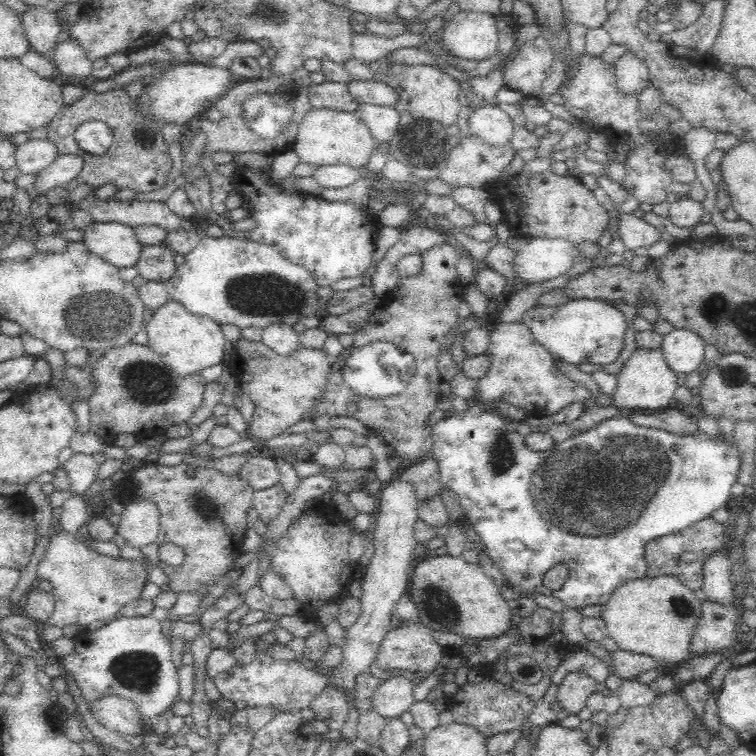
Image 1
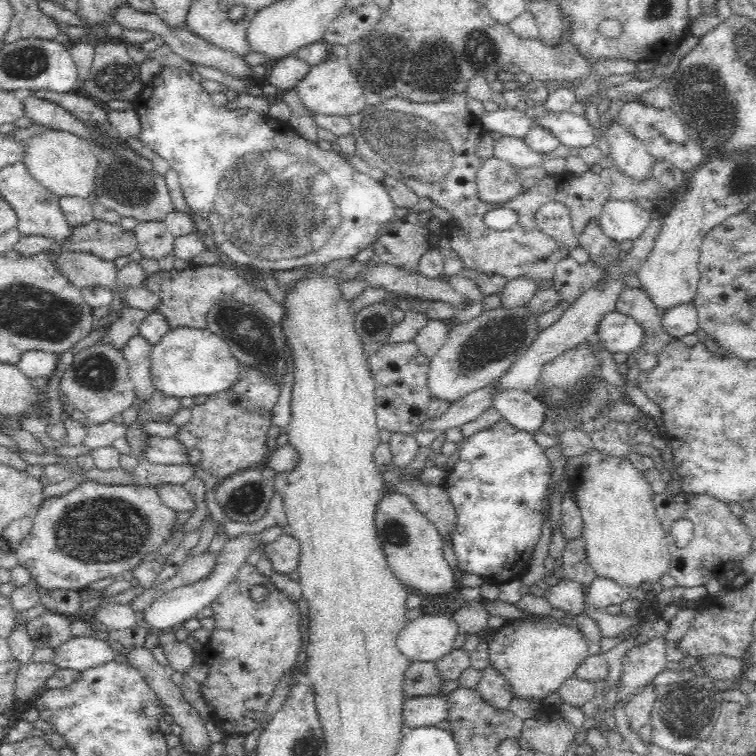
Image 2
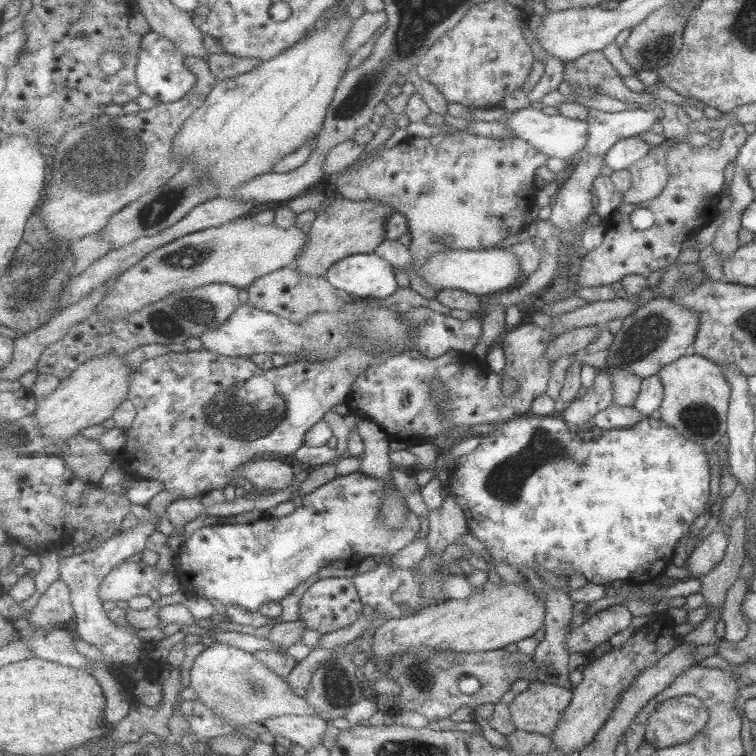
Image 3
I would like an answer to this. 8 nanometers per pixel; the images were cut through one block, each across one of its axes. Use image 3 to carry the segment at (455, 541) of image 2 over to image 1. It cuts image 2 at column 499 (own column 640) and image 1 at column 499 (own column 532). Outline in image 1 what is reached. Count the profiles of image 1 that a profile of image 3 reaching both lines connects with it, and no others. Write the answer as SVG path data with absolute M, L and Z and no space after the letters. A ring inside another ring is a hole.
M473 398L469 400L469 403L470 408L465 412L450 412L446 417L437 420L431 428L434 442L430 454L436 459L436 463L440 467L440 482L446 488L456 492L467 520L474 526L476 534L484 542L484 550L487 556L512 587L524 592L530 591L546 596L551 595L560 599L566 607L572 609L581 610L588 605L607 604L613 594L612 592L618 586L622 586L628 580L644 577L647 571L647 564L643 558L644 544L660 536L666 536L683 528L688 528L691 524L710 517L714 510L727 506L727 503L733 498L730 489L733 484L737 483L736 479L740 475L740 470L742 470L740 451L738 451L733 434L729 434L731 440L727 439L720 431L716 435L707 434L700 429L694 430L692 434L687 434L687 432L686 434L676 434L661 428L636 426L630 419L619 415L603 420L589 431L574 433L563 442L555 442L549 450L536 452L528 448L524 437L514 428L513 420L492 412L492 410L484 409L483 406L474 402ZM560 562L568 564L567 580L559 590L549 590L542 583L544 574Z

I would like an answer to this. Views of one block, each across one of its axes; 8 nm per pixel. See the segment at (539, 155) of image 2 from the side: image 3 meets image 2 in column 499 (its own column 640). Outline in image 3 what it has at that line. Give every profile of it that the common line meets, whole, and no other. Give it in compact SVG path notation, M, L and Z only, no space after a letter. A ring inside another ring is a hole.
M625 137L615 142L605 152L603 160L605 160L605 165L613 171L628 169L631 164L647 154L649 147L651 144L638 137Z

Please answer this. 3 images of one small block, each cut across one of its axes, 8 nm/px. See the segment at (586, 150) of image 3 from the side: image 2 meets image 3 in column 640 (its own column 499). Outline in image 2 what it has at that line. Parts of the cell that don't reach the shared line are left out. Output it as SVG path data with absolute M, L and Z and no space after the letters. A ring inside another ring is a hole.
M509 107L484 113L480 120L486 132L500 132L502 136L516 136L518 138L524 138L534 125L525 113Z

